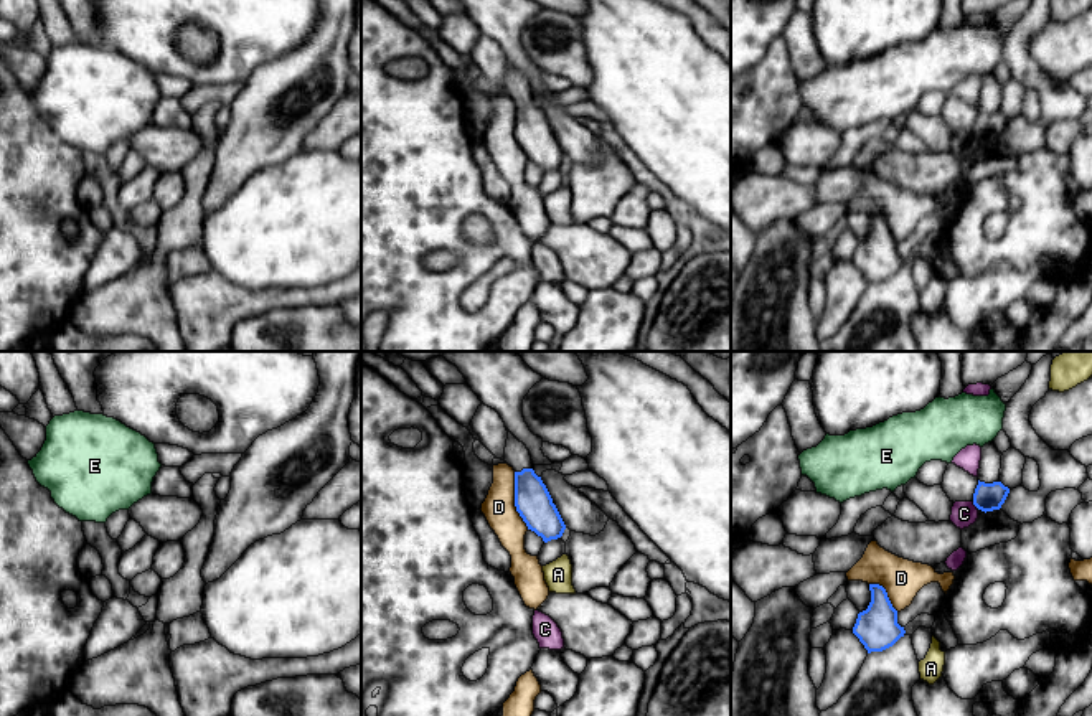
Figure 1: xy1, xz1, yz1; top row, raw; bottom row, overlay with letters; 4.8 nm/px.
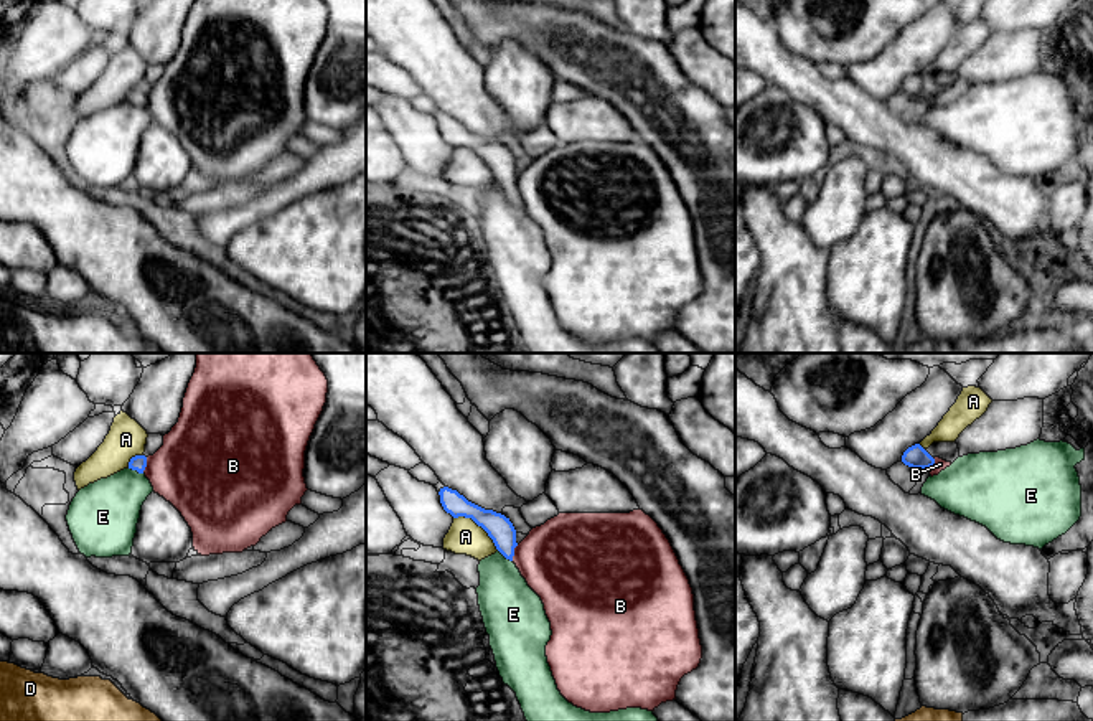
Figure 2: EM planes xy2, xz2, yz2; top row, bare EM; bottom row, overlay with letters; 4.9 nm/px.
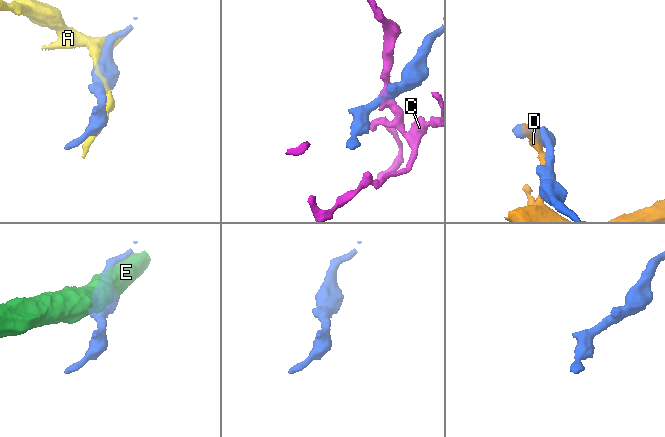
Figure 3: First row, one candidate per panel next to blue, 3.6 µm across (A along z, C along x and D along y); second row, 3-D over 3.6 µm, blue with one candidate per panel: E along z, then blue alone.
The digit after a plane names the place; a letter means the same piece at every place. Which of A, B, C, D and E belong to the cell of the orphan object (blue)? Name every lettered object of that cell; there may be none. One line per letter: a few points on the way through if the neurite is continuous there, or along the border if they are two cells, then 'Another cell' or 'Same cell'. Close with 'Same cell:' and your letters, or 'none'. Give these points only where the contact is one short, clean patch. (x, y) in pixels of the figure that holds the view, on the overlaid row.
A: Another cell
B: Boundary: xy2 (147, 457), (147, 466), (142, 472). Another cell
C: Boundary: yz1 (972, 502), (977, 507). Another cell
D: Boundary: xz1 (513, 472), (513, 505), (528, 528). Another cell
E: Another cell
Same cell: none

